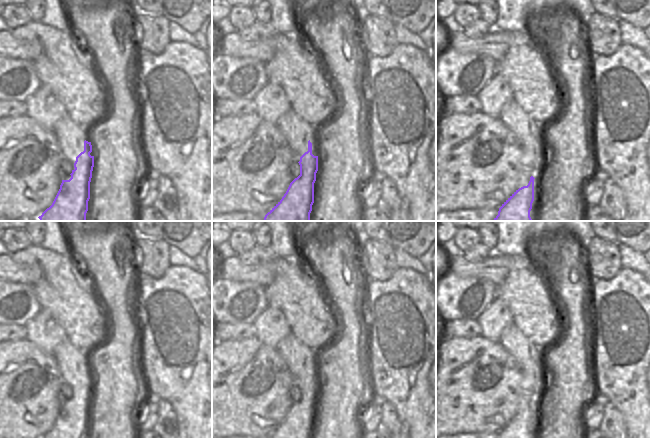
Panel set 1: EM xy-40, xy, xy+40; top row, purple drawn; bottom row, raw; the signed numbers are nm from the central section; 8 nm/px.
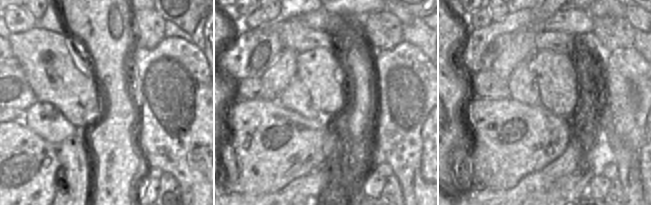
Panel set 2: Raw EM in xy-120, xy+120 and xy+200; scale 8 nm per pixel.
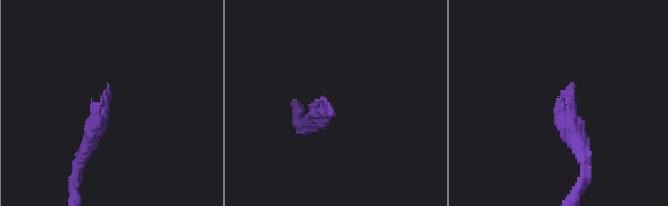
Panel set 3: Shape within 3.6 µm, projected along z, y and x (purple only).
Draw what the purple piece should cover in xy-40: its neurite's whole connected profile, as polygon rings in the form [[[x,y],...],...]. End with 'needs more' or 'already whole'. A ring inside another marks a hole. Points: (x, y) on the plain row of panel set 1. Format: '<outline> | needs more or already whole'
[[[65,340],[56,347],[54,357],[64,383],[72,389],[72,397],[62,401],[52,429],[42,438],[86,438],[94,391],[91,351],[79,350]]] | needs more

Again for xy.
[[[292,333],[276,349],[292,375],[292,385],[300,389],[300,399],[267,438],[310,438],[318,395],[318,350],[309,348]]] | needs more

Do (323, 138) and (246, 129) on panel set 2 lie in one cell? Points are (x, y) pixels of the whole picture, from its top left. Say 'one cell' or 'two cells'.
one cell

